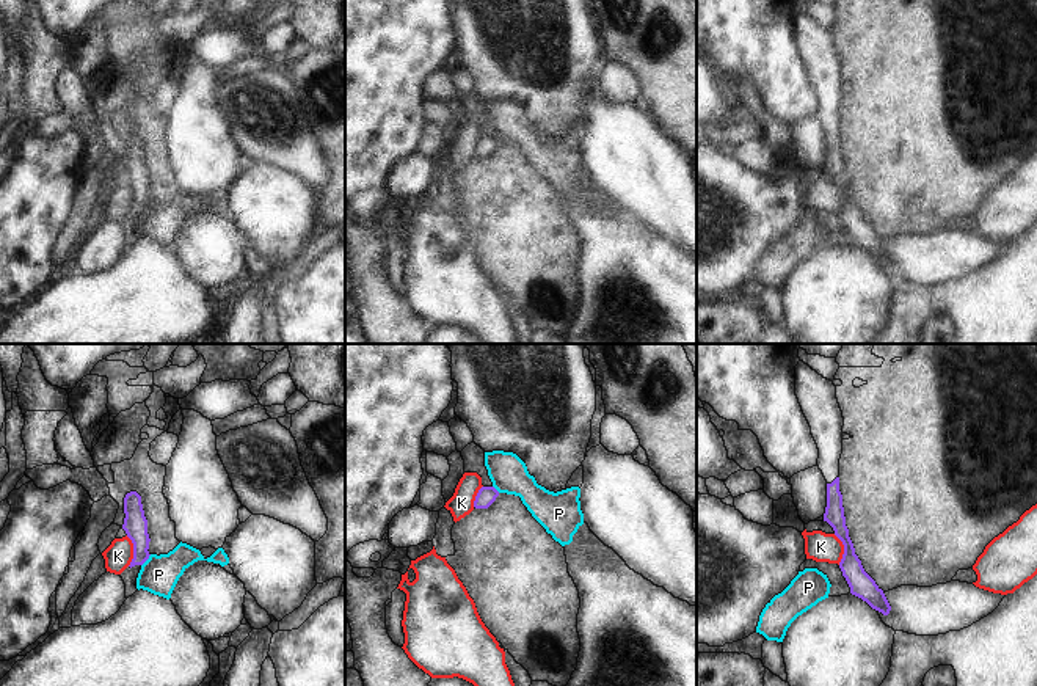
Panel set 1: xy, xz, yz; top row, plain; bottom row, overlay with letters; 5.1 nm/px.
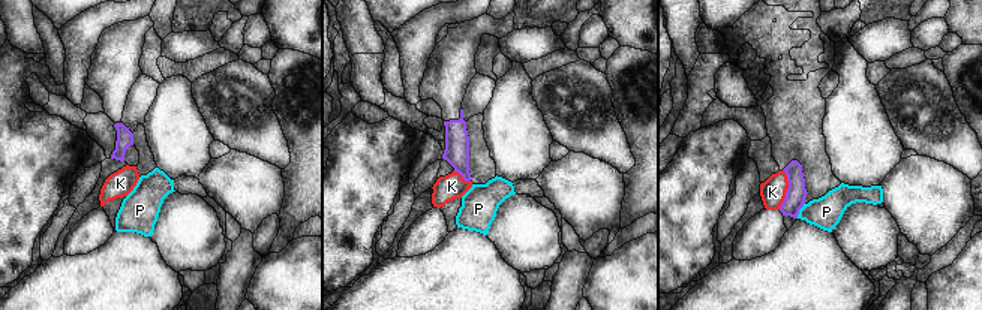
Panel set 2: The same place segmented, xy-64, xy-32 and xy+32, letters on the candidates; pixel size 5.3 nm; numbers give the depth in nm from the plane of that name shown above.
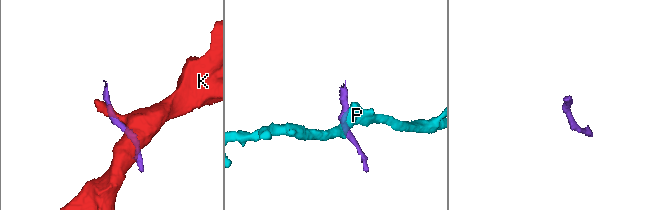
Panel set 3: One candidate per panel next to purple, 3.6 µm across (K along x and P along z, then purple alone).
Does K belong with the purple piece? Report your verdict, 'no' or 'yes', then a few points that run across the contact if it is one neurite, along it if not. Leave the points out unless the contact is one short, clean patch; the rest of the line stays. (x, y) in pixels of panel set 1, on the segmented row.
no; line xy (126, 536), (132, 543), (132, 561), (129, 565)

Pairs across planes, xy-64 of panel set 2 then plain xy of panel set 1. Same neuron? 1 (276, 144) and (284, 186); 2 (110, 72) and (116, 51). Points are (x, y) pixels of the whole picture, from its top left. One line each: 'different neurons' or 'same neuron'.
1: different neurons
2: different neurons

